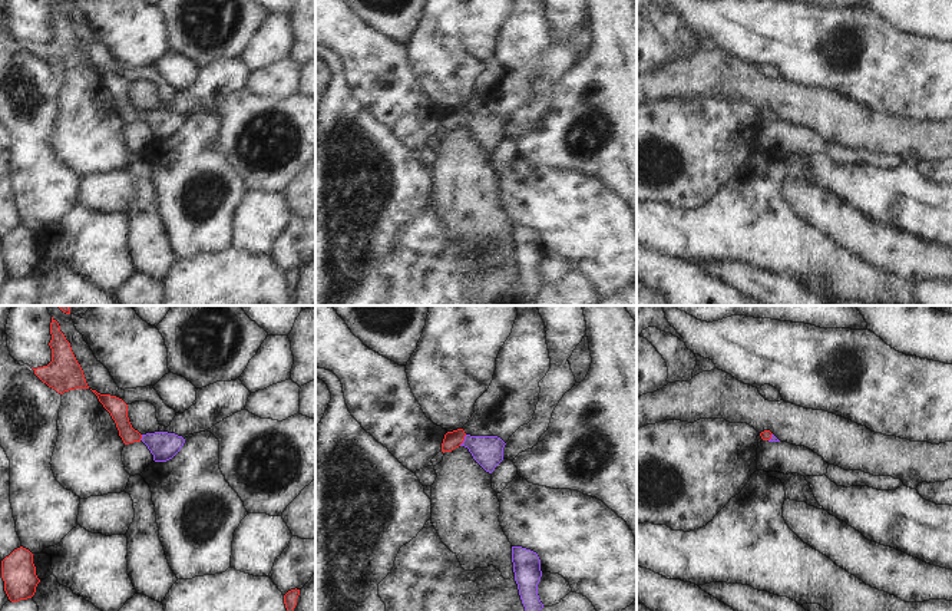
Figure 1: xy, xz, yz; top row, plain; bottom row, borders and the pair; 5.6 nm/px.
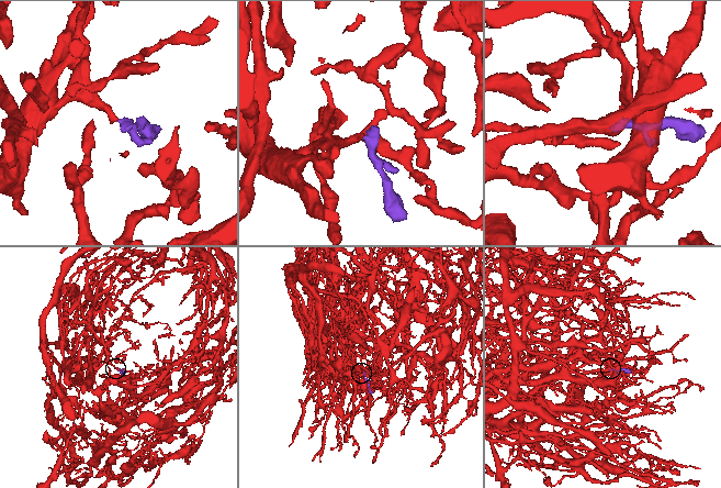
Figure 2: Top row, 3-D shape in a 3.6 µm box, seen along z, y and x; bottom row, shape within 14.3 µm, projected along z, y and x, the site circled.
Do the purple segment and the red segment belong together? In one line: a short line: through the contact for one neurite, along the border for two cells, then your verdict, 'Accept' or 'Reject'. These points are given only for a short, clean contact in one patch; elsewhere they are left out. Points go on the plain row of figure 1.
Line: xz (488, 129), (463, 119), (453, 118). Accept.

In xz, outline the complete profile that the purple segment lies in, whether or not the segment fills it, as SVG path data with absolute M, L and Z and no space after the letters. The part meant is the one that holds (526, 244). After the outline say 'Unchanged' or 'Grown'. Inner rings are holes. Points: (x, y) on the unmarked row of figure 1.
M512 225L512 241L515 260L525 285L523 301L529 303L535 300L536 294L543 287L538 274L538 262L542 255L541 238L538 232L530 228Z. Unchanged.

